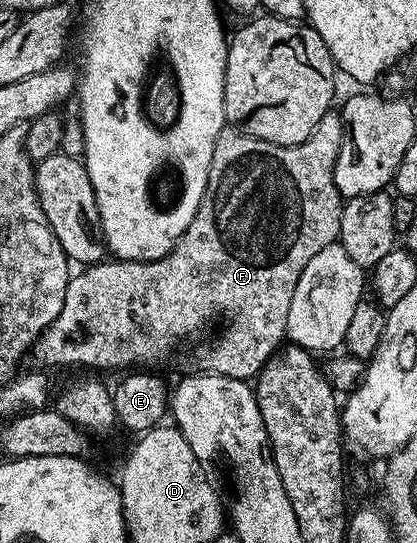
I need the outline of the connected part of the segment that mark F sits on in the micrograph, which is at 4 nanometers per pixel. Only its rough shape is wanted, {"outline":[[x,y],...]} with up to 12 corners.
{"outline":[[344,117],[278,146],[226,126],[157,260],[77,271],[45,369],[251,381],[337,243]]}

